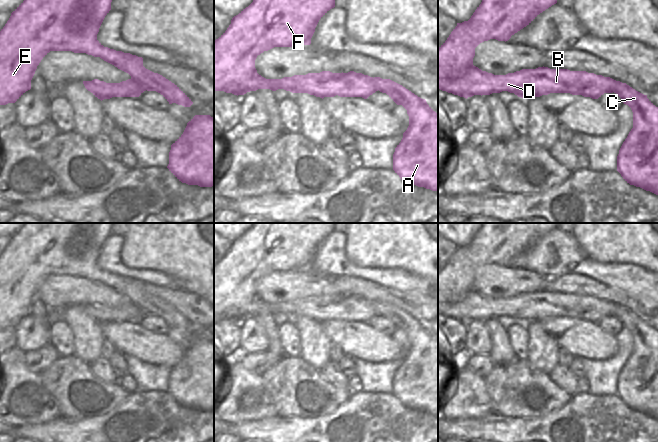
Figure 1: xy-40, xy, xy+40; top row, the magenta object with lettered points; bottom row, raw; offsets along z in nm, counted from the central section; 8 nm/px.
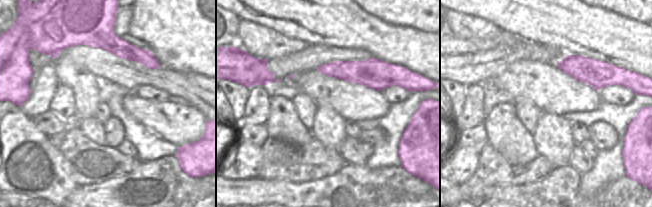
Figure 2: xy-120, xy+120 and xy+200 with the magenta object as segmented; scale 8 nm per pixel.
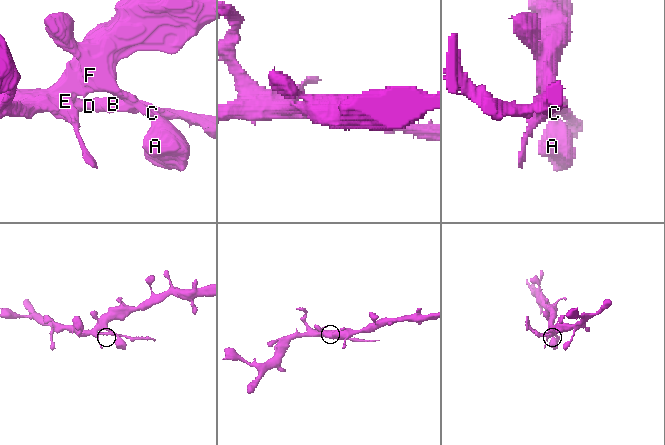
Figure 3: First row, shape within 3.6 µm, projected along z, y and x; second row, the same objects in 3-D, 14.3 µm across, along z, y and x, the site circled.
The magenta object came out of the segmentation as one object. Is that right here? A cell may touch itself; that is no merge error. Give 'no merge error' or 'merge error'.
merge error

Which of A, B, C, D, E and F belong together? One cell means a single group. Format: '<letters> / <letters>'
A C E F / B D

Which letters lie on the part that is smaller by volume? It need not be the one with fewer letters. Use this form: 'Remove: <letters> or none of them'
Remove: B, D.

